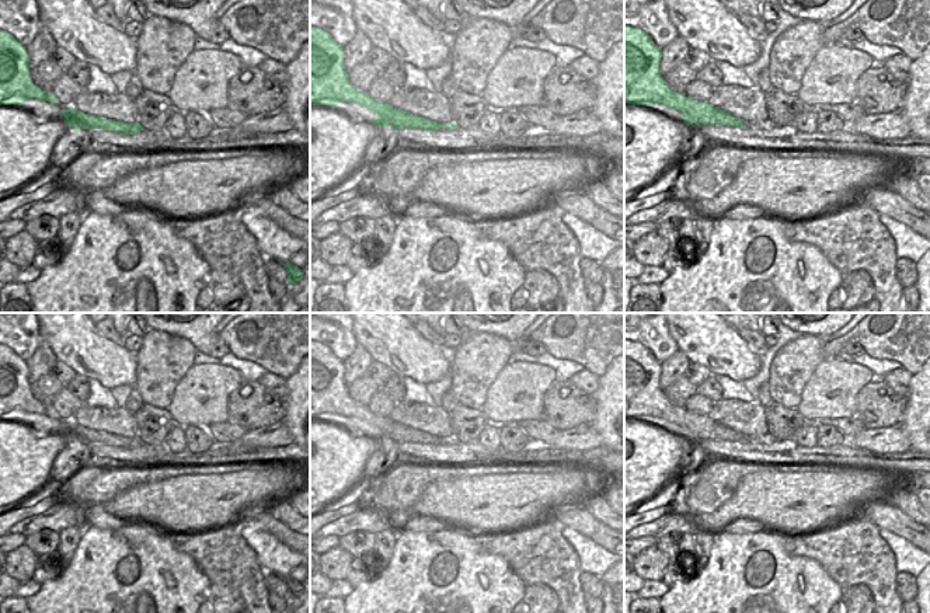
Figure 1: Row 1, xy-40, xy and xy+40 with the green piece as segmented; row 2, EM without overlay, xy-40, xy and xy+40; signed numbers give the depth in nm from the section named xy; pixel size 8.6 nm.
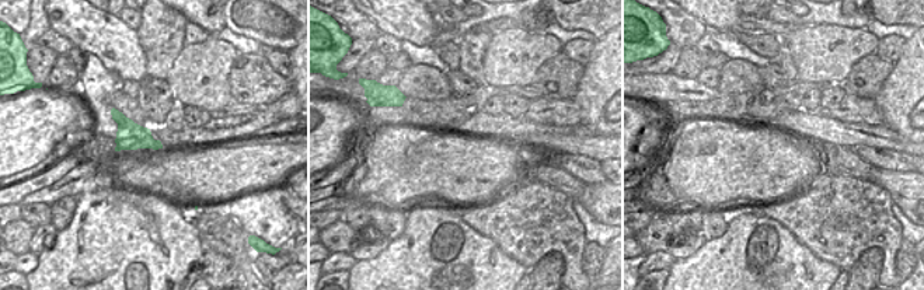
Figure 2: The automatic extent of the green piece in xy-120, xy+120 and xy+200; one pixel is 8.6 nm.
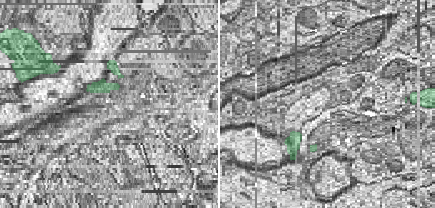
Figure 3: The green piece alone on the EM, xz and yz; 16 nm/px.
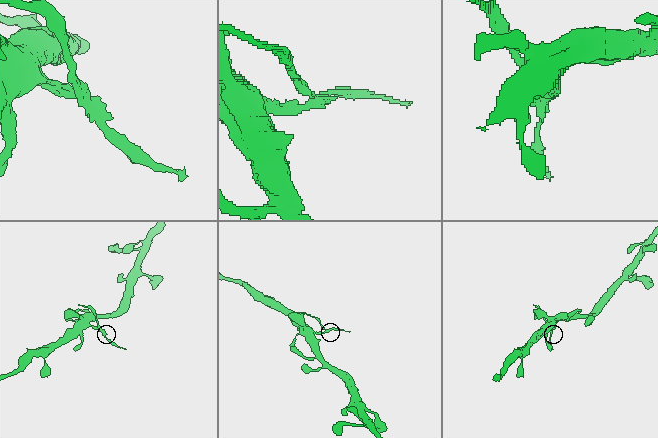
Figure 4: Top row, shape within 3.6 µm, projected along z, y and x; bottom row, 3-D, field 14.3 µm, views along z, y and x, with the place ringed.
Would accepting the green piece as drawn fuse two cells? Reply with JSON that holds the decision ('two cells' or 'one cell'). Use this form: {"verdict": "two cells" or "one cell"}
{"verdict": "two cells"}

